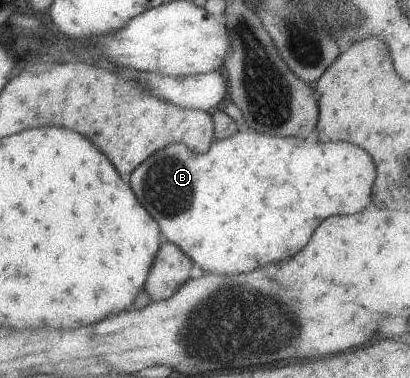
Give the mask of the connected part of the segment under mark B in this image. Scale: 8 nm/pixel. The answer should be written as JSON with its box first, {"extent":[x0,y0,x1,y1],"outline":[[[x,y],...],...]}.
{"extent":[129,129,375,274],"outline":[[[245,129],[236,131],[233,135],[220,138],[209,145],[209,149],[202,153],[195,153],[189,147],[185,147],[183,143],[171,143],[165,145],[162,149],[155,151],[153,155],[149,155],[141,165],[137,165],[131,175],[129,175],[129,187],[133,187],[133,193],[137,197],[137,201],[141,203],[141,207],[155,219],[160,229],[161,237],[167,242],[171,242],[177,246],[190,261],[199,266],[205,273],[221,274],[221,273],[245,273],[265,263],[271,261],[279,261],[279,259],[289,259],[291,255],[295,255],[309,239],[309,235],[313,233],[313,229],[329,215],[349,215],[349,213],[357,213],[363,207],[367,206],[369,201],[369,193],[371,193],[371,183],[375,177],[375,167],[369,159],[369,155],[365,155],[365,151],[361,151],[359,147],[353,147],[351,143],[317,143],[313,141],[299,141],[297,138],[287,138],[285,136],[268,136],[260,134],[253,130]]]}

